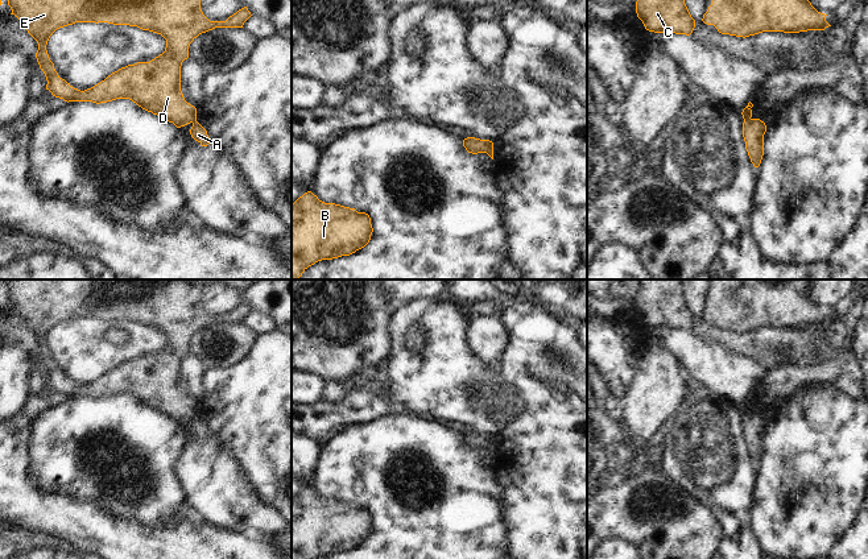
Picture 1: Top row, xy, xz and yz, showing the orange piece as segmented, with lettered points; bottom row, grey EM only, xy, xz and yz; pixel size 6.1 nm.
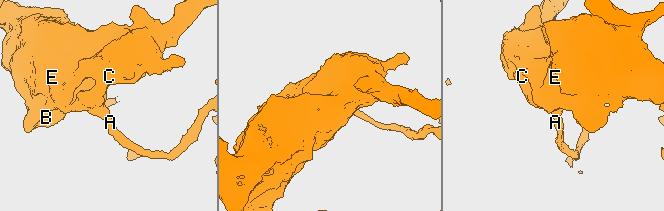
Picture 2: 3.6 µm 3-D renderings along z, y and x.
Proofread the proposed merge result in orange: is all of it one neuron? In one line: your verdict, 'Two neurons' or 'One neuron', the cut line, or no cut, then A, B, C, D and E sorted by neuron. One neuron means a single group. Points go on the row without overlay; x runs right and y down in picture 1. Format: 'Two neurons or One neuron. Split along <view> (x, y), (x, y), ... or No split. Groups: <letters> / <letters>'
Two neurons. Split along yz (749, 413), (744, 415). Groups: A / B C D E.

